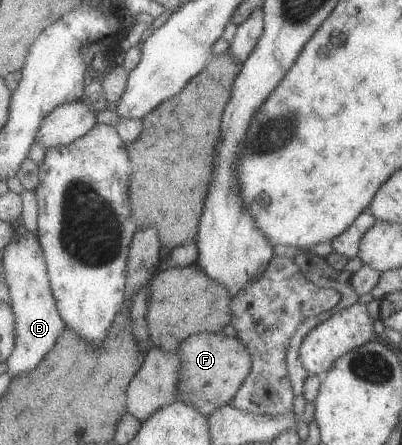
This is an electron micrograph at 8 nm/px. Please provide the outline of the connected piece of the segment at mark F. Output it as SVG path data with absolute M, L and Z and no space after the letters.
M195 333L183 342L178 352L182 361L180 399L207 417L235 401L252 374L254 359L249 348L238 338L219 333Z

